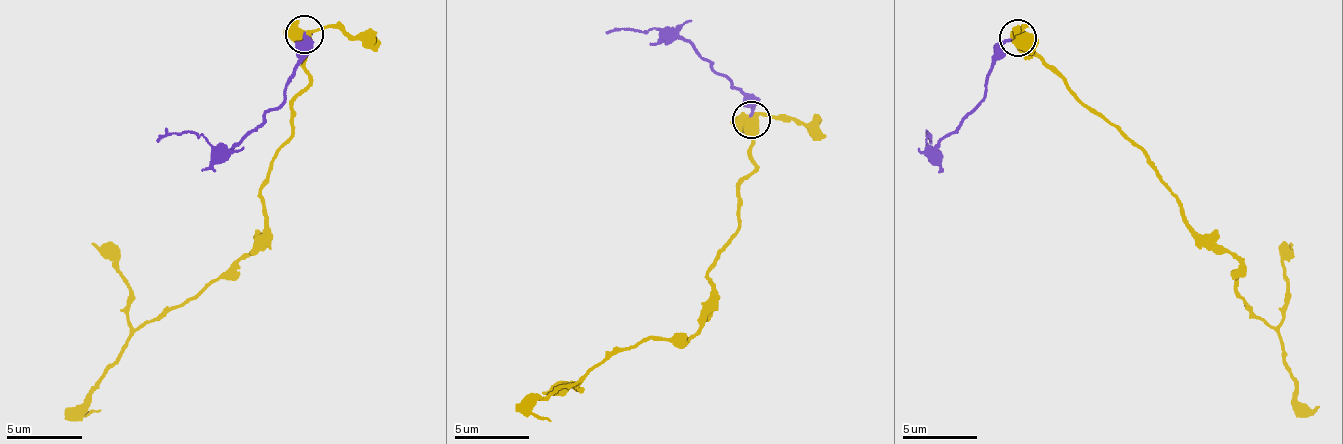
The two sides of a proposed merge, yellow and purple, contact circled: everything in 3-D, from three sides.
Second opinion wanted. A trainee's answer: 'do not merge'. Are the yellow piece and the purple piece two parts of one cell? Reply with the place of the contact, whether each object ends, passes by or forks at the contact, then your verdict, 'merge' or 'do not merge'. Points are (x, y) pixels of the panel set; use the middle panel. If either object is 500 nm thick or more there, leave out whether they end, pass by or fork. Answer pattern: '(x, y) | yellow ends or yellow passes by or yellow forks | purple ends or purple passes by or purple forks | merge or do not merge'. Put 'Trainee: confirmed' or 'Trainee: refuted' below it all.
(751, 120) | do not merge
Trainee: confirmed

